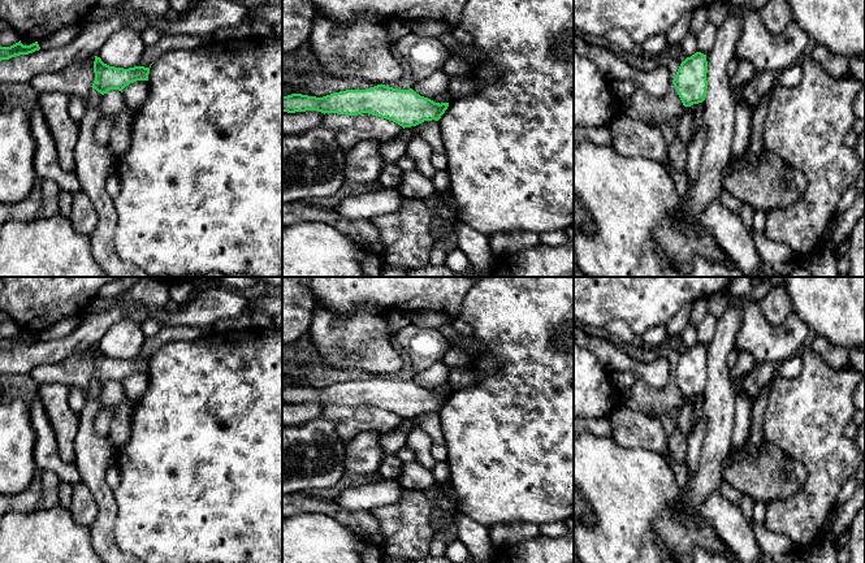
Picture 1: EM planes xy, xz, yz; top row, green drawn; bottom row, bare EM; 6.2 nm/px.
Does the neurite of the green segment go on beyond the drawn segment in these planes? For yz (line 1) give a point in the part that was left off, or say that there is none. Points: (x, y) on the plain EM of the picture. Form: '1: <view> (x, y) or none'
1: none

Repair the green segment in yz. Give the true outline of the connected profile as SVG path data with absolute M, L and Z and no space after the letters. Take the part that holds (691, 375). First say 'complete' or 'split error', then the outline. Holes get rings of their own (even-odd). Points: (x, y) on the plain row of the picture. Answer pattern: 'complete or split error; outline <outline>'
complete; outline M696 343L682 352L672 376L684 398L702 394L706 389L706 346Z

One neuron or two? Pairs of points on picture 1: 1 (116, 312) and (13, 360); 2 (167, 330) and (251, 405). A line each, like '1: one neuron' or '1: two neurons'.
1: one neuron
2: two neurons

